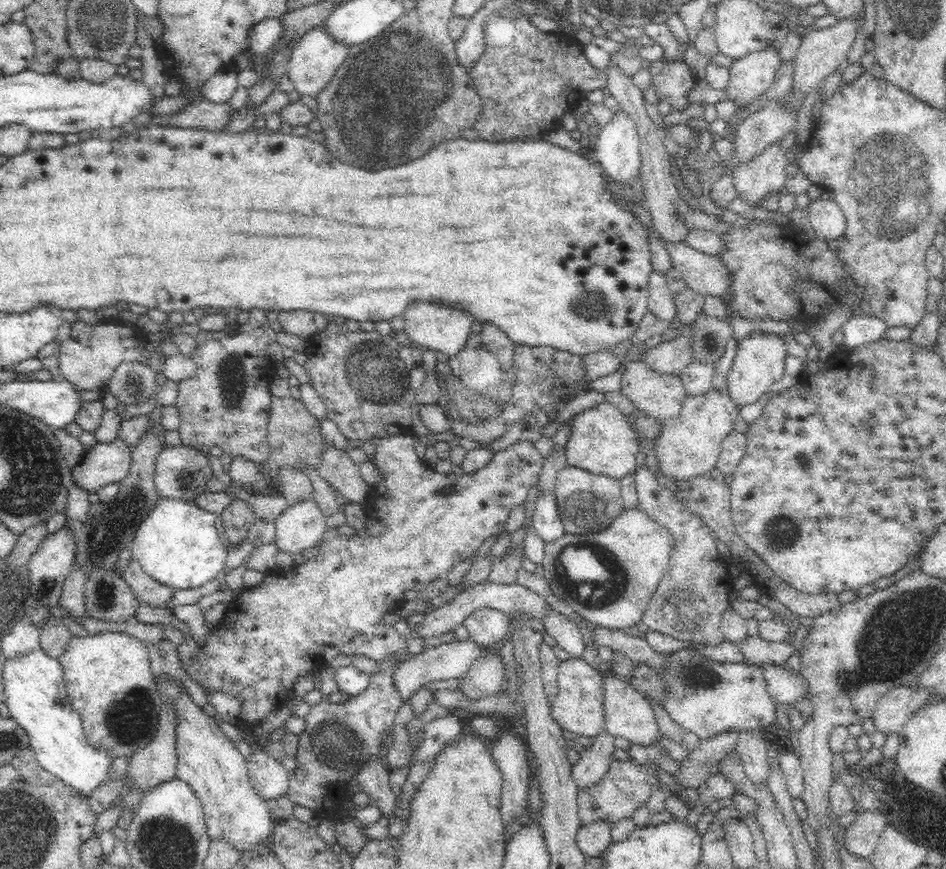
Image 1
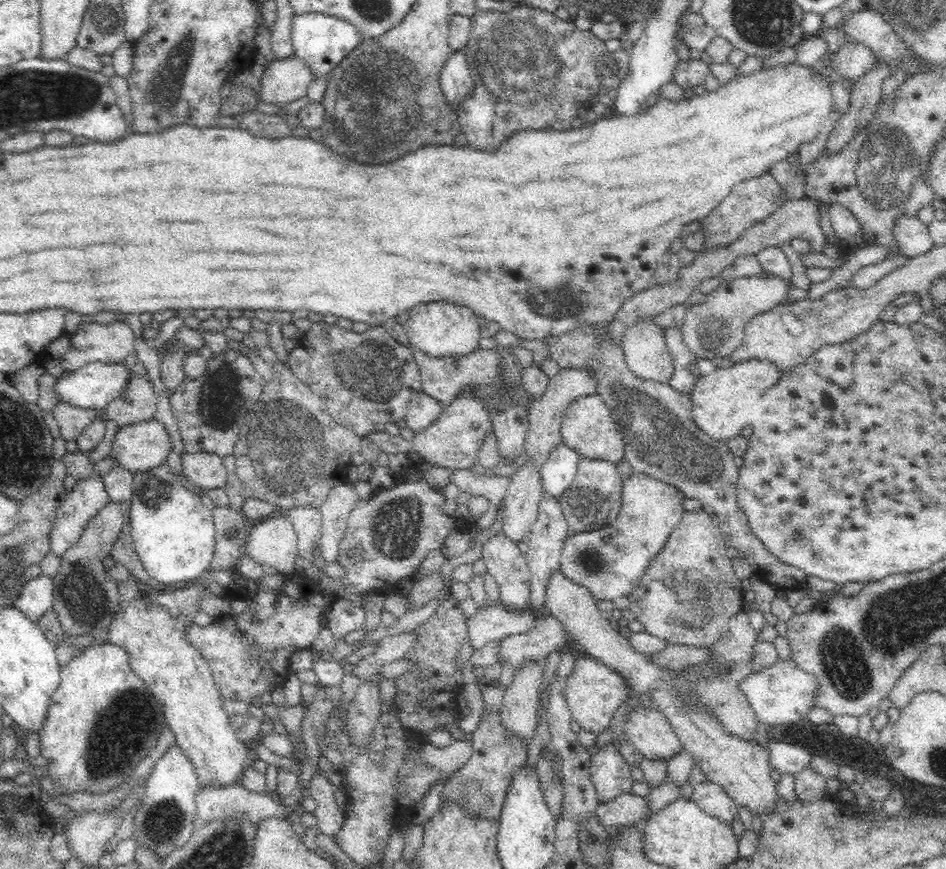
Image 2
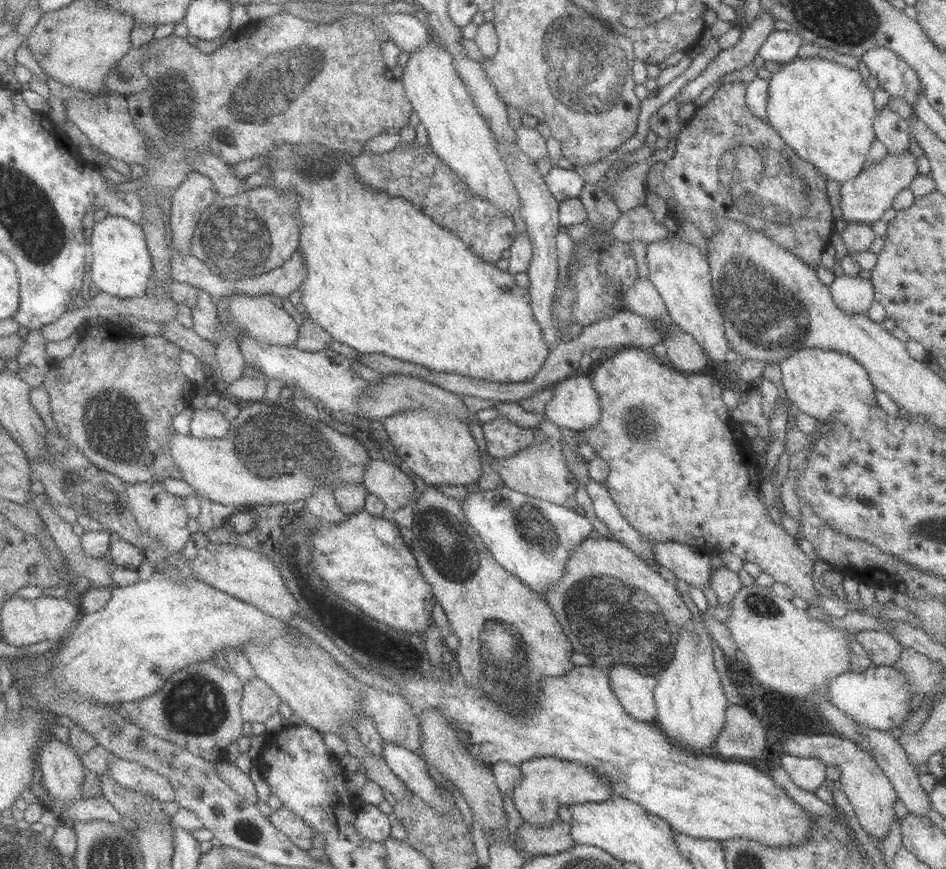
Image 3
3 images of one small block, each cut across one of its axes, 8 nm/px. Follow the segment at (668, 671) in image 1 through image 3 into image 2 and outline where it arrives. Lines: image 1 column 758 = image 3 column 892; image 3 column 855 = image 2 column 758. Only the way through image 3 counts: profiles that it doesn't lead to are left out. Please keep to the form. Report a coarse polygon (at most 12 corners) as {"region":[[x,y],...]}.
{"region":[[791,657],[738,687],[757,722],[806,717],[820,690]]}

